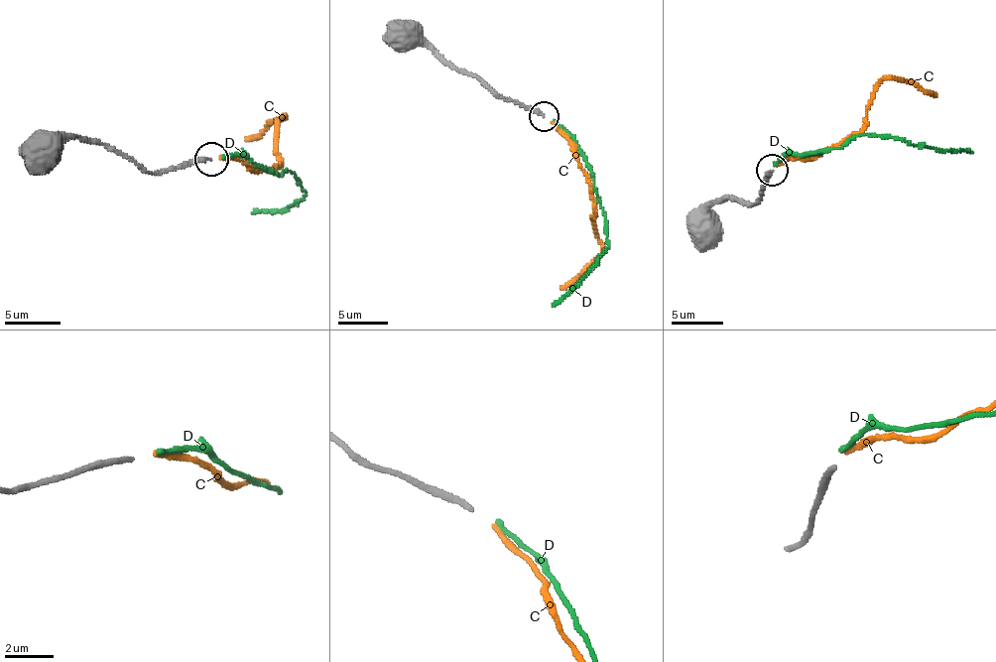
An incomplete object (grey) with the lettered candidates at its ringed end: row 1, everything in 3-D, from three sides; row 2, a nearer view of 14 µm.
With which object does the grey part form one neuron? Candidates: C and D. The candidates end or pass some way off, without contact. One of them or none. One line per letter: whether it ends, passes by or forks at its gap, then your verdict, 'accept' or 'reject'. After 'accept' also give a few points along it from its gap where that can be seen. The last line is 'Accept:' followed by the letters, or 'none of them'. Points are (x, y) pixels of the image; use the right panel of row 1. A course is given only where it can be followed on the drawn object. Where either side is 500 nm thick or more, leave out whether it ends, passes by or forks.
C: it ends | accept | via (777, 166), (821, 156), (825, 149), (843, 144), (863, 127), (871, 93), (884, 79), (915, 83), (936, 96)
D: it ends | reject
Accept: C

